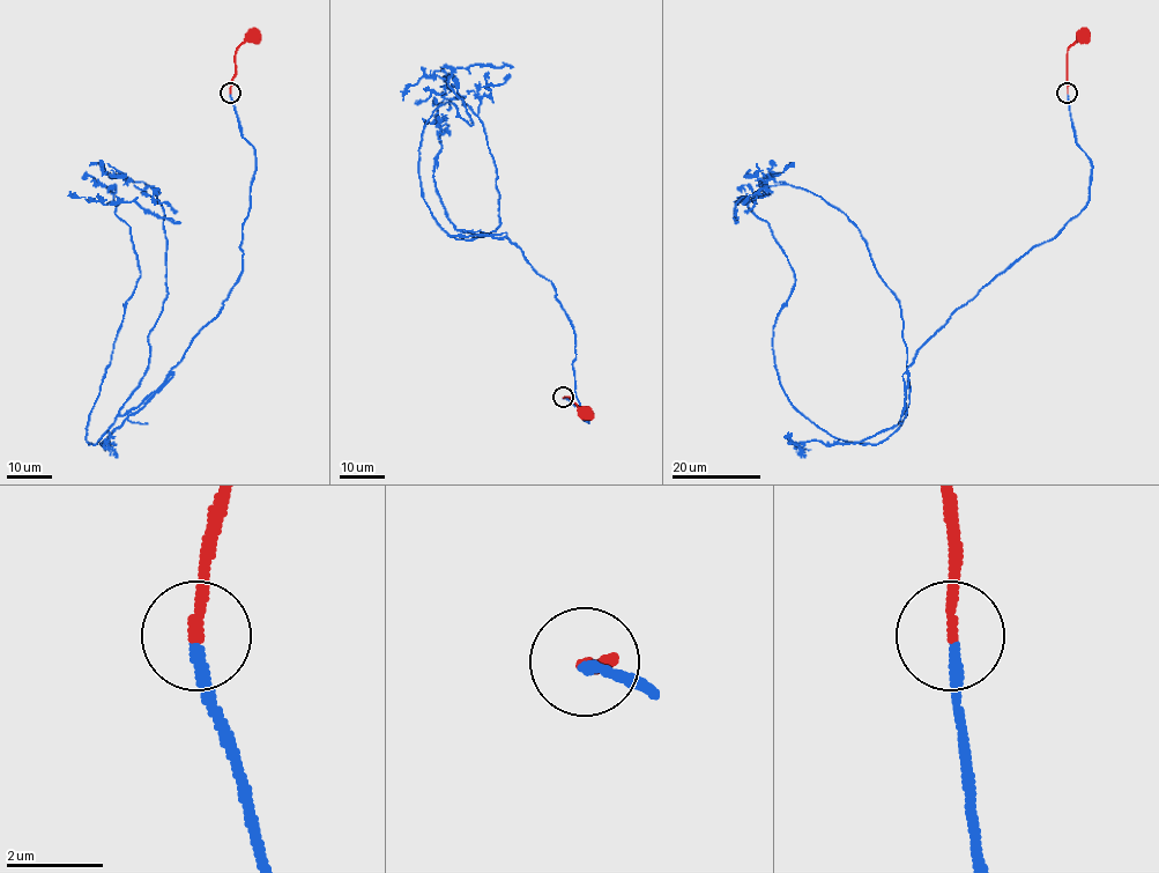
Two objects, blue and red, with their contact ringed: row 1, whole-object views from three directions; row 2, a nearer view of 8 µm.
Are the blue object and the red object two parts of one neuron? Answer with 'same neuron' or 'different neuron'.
same neuron

